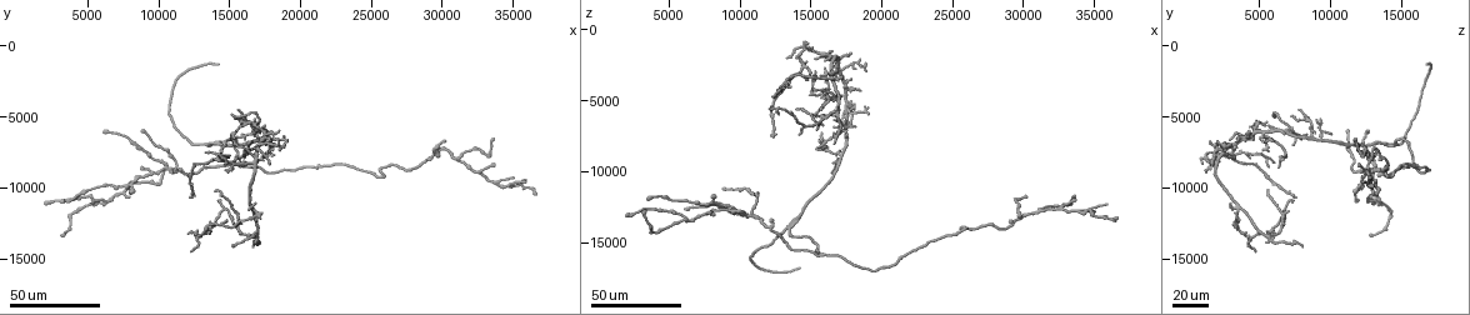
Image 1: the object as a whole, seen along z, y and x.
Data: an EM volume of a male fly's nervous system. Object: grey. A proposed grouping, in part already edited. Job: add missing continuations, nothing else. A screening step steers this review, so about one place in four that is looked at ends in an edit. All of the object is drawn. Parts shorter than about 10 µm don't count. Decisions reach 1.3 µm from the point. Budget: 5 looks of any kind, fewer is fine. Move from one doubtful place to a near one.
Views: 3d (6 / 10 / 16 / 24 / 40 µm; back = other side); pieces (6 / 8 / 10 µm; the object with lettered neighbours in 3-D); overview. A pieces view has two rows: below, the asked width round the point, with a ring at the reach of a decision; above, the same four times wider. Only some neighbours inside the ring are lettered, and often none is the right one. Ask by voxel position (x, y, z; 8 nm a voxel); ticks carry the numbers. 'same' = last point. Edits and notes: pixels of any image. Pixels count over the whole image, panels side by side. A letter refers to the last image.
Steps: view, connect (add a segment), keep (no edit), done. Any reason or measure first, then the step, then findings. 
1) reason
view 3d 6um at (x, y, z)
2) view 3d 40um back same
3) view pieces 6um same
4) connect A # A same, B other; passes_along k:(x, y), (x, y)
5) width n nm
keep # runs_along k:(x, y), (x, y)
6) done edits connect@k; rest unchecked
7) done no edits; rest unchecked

branch stops here
view 3d 24um at (35800, 9600, 12200)

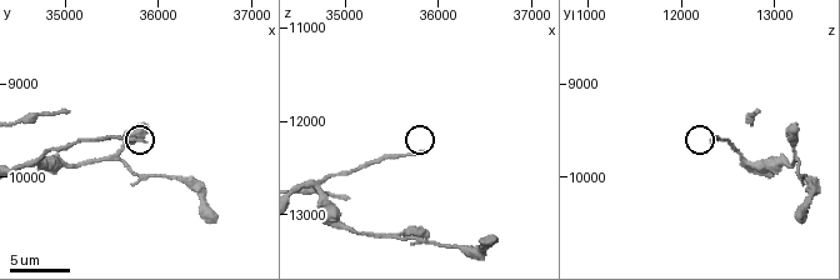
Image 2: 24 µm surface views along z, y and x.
view pieces 10um at (35850, 9600, 12350)

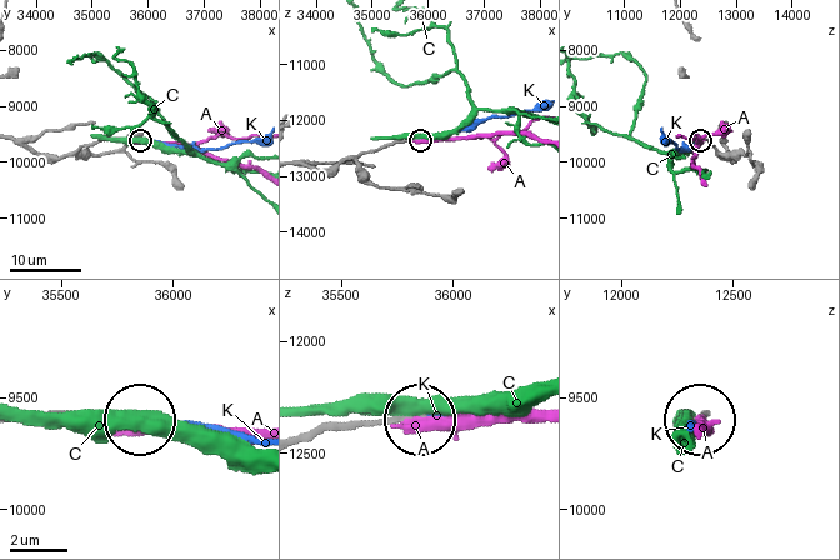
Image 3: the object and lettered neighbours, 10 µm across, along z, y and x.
connect K # A other, C other, K same; it goes on there

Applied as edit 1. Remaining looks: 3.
an open end
view pieces 6um at (35050, 9300, 12800)

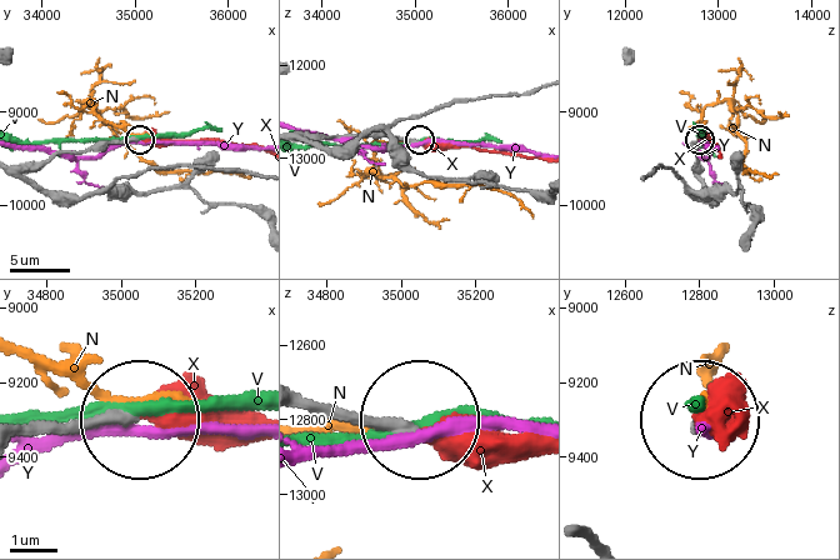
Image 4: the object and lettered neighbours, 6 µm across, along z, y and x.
width 230 nm
connect X # N other, V other, X same, Y other; passes_along 4:(301, 403), (529, 438); the neuron continues

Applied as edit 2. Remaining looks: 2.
done edits connect@3, connect@4; rest unchecked

